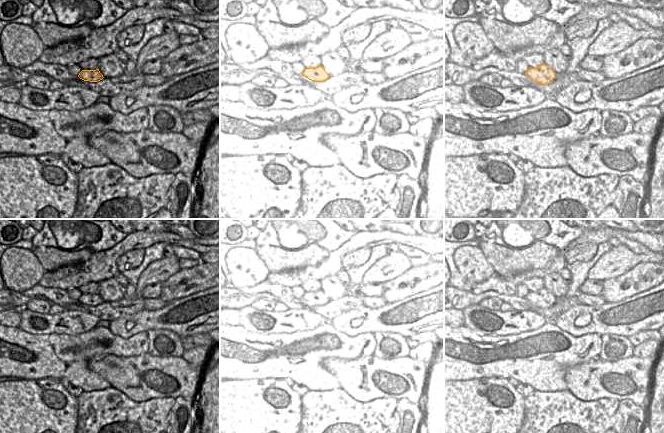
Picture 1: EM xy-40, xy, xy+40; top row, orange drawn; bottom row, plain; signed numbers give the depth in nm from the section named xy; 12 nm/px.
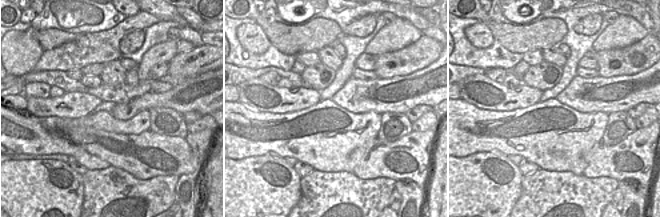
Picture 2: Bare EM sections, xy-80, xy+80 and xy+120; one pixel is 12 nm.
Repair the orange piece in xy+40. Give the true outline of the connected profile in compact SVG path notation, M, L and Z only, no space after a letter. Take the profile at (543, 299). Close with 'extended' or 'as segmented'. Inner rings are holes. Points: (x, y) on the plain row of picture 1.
M544 287L536 292L528 292L525 299L540 309L548 309L554 305L557 298Z | as segmented

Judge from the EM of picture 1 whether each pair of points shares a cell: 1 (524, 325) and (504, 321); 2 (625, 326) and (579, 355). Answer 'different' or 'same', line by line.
1: same
2: different

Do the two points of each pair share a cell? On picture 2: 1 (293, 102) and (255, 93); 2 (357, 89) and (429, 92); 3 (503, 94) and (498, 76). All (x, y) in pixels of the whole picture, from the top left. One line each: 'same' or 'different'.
1: same
2: same
3: different

